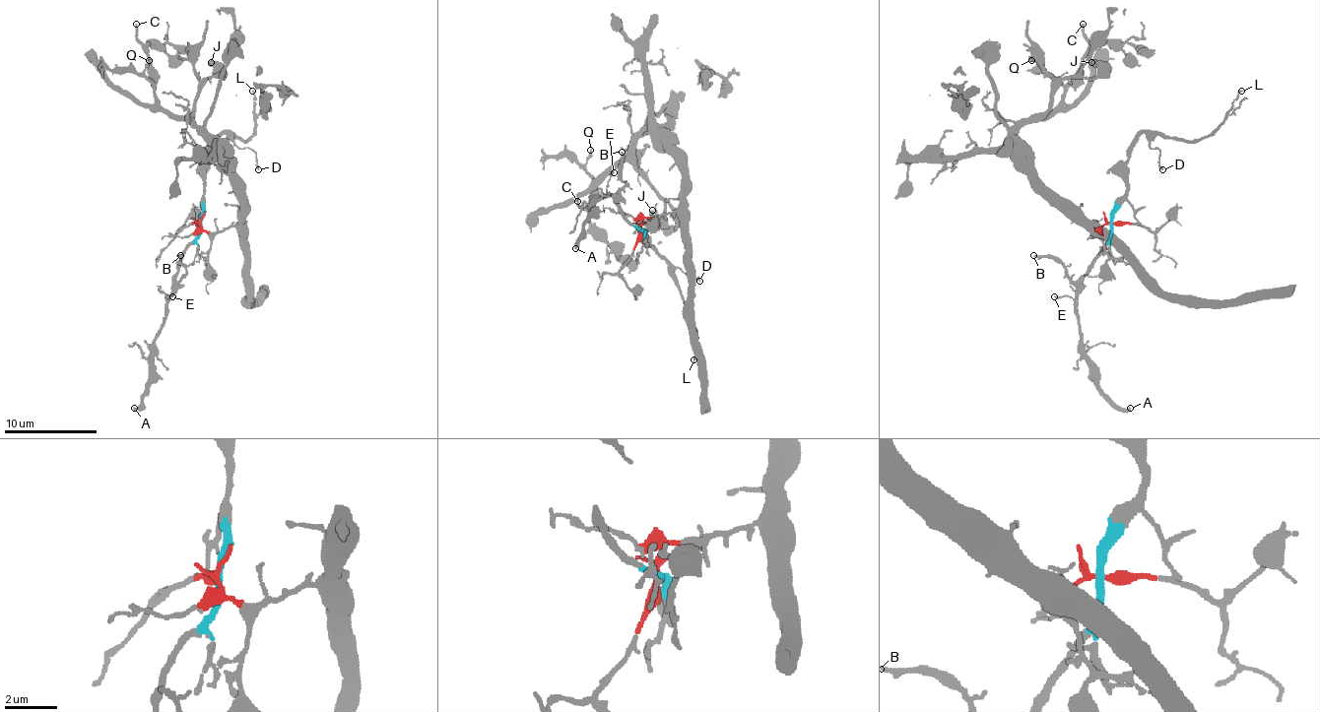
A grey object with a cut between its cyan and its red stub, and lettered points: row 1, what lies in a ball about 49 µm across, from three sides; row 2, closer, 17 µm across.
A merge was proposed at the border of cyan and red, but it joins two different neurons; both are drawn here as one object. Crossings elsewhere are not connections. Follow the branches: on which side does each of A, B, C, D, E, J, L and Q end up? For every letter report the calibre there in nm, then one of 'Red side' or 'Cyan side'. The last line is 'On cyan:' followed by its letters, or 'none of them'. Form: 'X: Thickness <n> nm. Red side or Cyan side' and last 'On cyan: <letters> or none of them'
A: Thickness 280 nm. Cyan side
B: Thickness 240 nm. Cyan side
C: Thickness 220 nm. Red side
D: Thickness 140 nm. Cyan side
E: Thickness 130 nm. Cyan side
J: Thickness 380 nm. Red side
L: Thickness 130 nm. Cyan side
Q: Thickness 180 nm. Red side
On cyan: A, B, D, E, L

